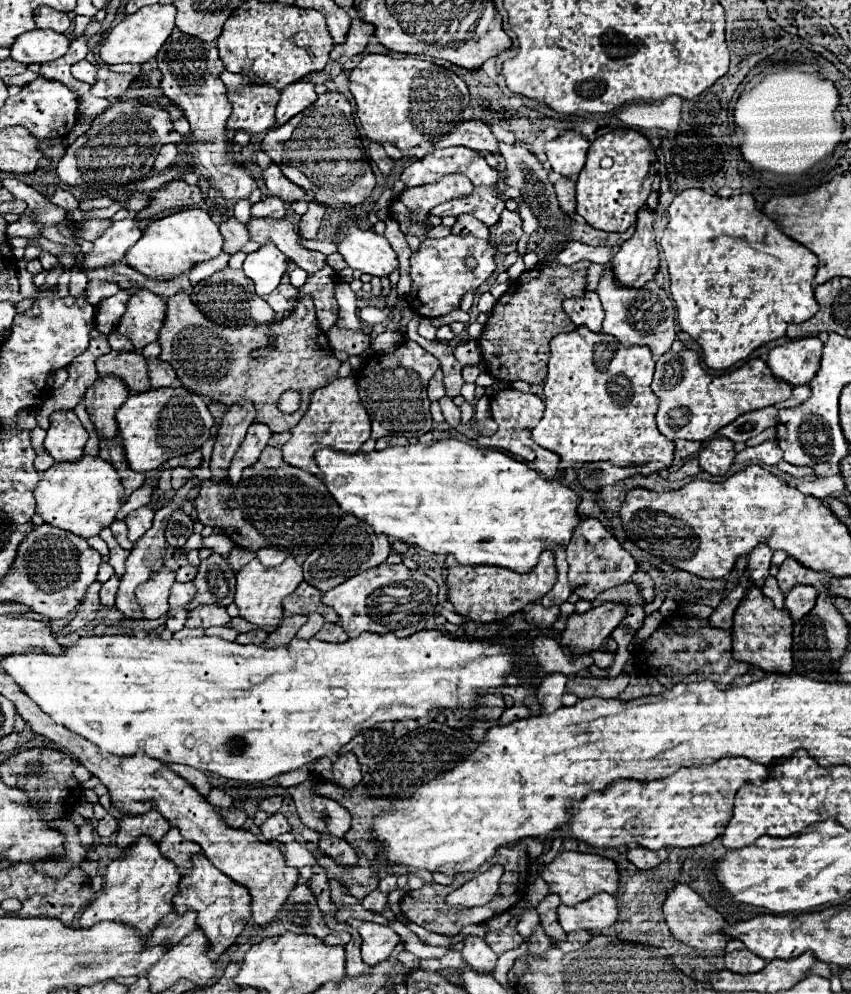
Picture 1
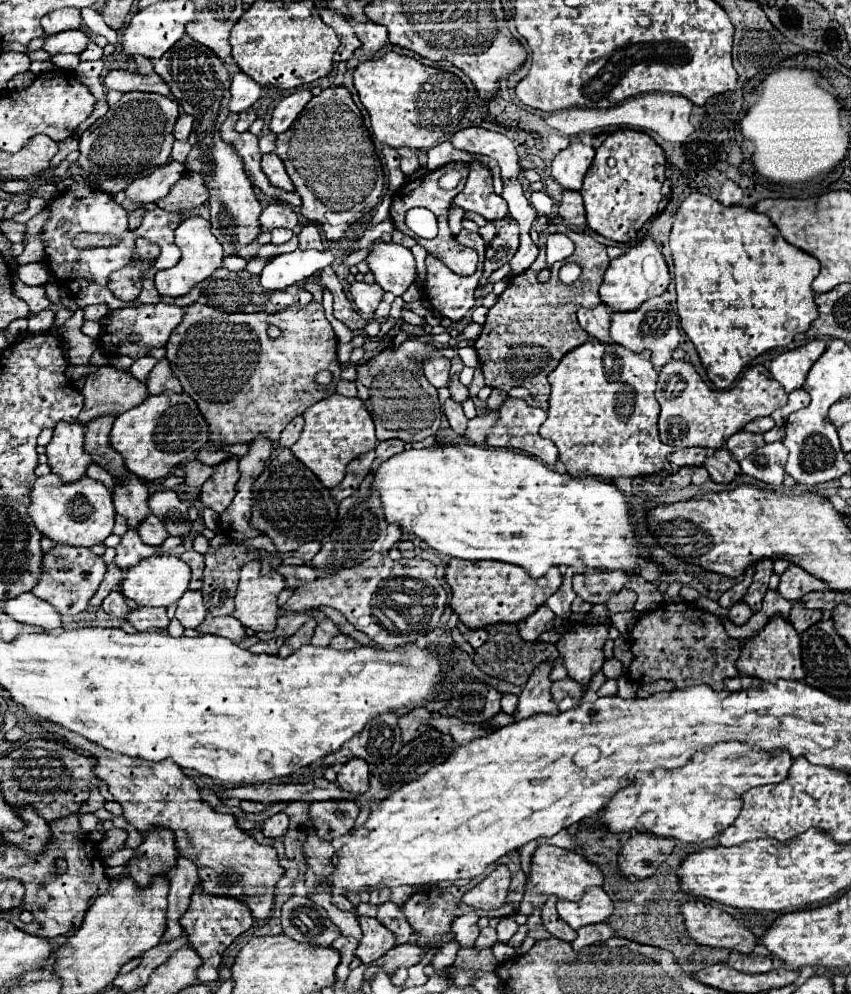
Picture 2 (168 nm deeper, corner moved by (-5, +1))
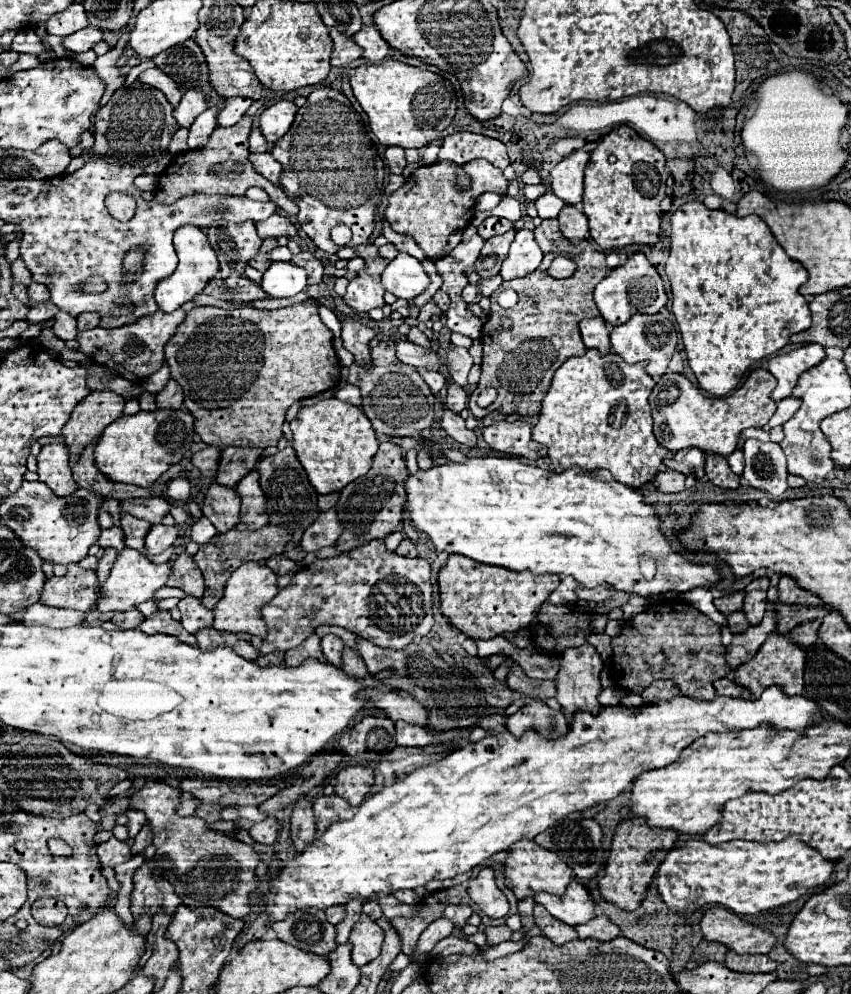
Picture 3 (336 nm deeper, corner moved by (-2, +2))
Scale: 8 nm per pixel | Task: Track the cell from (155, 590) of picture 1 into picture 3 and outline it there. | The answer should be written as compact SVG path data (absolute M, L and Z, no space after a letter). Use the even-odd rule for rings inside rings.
M124 549L118 553L118 559L110 571L110 577L100 587L100 599L98 609L100 611L128 611L134 609L138 603L144 603L154 597L158 589L166 585L166 581L172 577L172 563L152 563L144 553L138 553L134 549Z

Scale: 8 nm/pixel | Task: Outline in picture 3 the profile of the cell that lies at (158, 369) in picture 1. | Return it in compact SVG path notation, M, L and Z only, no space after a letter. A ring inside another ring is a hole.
M170 379L170 381L164 385L164 389L156 393L156 405L158 405L158 407L164 407L164 409L168 409L168 407L172 407L172 409L182 407L182 399L184 399L182 387L180 387L174 379Z

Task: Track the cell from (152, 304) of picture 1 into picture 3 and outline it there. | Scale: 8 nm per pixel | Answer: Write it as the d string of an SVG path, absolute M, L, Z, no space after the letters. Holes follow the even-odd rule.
M158 309L156 313L140 317L140 321L134 321L130 325L116 329L94 327L90 331L82 331L78 333L76 341L80 343L80 351L84 351L92 361L106 365L112 375L120 375L132 383L138 383L164 363L164 345L176 333L176 327L184 321L184 317L184 309L176 309L174 313L162 313Z

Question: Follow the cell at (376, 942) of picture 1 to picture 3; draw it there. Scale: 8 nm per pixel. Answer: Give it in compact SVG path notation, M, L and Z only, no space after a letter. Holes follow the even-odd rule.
M362 913L350 933L352 961L358 967L374 961L380 955L382 941L384 941L384 931L378 927L376 921L372 921L366 913Z

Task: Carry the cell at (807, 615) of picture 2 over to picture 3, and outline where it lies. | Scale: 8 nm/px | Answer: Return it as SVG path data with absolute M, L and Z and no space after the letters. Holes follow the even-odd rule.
M818 619L806 621L806 623L798 625L798 629L792 629L788 633L788 637L790 637L790 641L798 643L800 647L810 647L818 639L818 629L820 629L820 621Z

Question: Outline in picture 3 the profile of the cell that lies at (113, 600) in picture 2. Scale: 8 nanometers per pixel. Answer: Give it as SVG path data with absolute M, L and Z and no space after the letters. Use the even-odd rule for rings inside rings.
M130 609L130 611L122 611L122 613L114 613L112 621L120 627L120 629L134 629L140 621L144 619L144 615L138 609Z

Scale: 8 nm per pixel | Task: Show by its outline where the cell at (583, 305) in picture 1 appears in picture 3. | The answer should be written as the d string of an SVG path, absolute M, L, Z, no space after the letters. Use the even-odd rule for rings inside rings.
M600 317L594 319L582 319L580 321L580 333L584 339L584 345L588 349L598 349L600 353L608 353L610 351L610 327L606 321L602 321Z

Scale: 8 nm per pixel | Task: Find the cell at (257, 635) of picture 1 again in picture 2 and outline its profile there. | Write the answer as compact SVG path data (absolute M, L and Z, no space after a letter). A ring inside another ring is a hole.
M267 640L267 642L257 642L249 650L253 654L277 654L279 648L281 648L281 640Z

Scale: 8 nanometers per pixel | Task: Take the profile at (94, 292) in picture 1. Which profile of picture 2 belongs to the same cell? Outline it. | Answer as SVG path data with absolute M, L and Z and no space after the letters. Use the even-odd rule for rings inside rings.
M97 304L97 306L87 306L87 308L83 308L83 312L85 312L85 320L95 320L95 322L99 322L99 320L109 312L109 308L105 308L105 304Z

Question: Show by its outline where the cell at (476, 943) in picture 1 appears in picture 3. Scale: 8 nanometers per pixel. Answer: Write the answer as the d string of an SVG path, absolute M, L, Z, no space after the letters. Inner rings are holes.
M448 905L444 909L444 917L448 917L454 923L454 927L460 931L466 927L470 915L472 915L472 907L468 905Z

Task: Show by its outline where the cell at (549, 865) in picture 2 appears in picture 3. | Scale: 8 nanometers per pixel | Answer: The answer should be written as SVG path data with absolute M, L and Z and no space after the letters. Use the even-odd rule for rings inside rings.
M522 839L518 843L514 843L510 847L510 857L504 861L506 865L506 885L514 891L516 899L526 899L526 897L534 897L540 891L552 893L552 895L562 895L566 891L566 885L570 881L574 881L572 869L560 861L560 857L548 849L542 849L536 841L530 839Z

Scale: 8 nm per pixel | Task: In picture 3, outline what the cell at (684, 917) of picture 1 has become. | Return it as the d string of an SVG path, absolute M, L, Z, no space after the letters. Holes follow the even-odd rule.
M710 907L700 921L706 941L726 945L736 953L768 953L776 941L774 935L742 921L724 907Z

